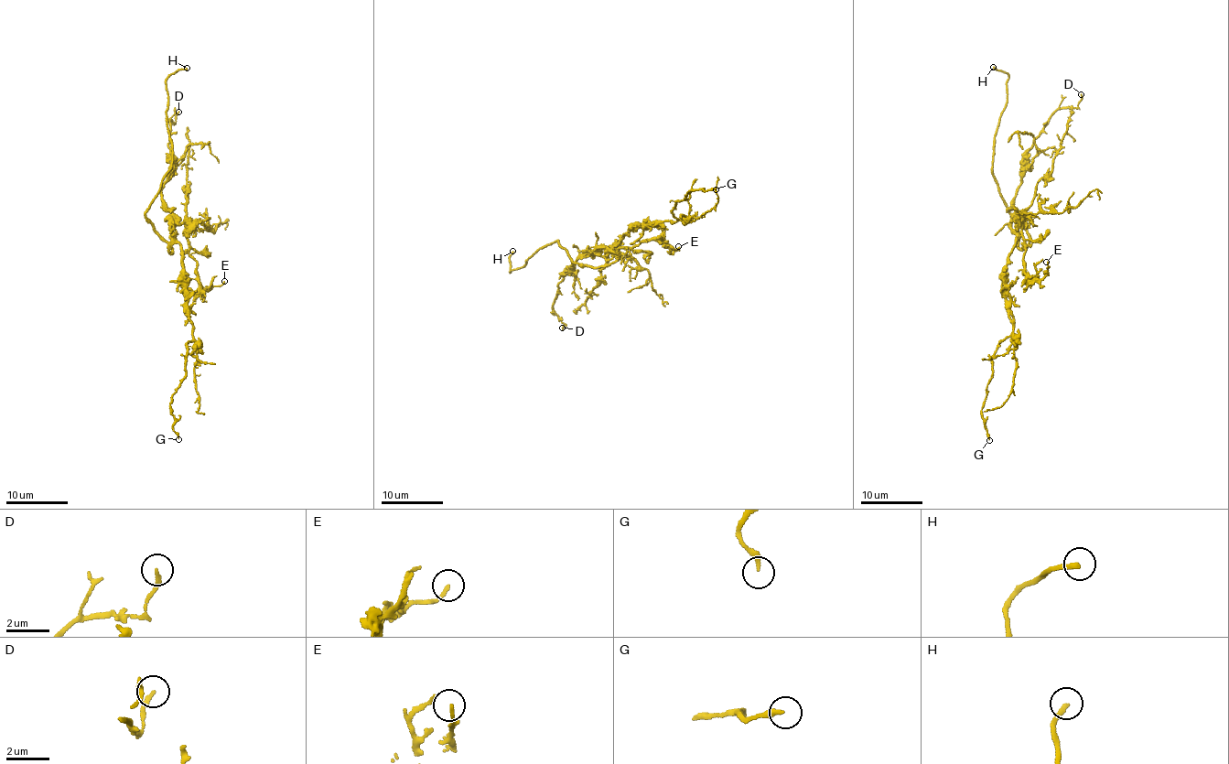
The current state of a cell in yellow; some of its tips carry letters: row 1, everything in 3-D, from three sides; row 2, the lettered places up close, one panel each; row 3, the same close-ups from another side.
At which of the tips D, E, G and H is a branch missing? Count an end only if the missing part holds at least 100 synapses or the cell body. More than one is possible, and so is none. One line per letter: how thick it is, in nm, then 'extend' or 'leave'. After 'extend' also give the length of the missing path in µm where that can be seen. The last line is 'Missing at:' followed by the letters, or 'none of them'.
D: 180 nm thick; leave
E: 130 nm thick; leave
G: 240 nm thick; leave
H: 220 nm thick; extend; about 60 µm are missing
Missing at: H

